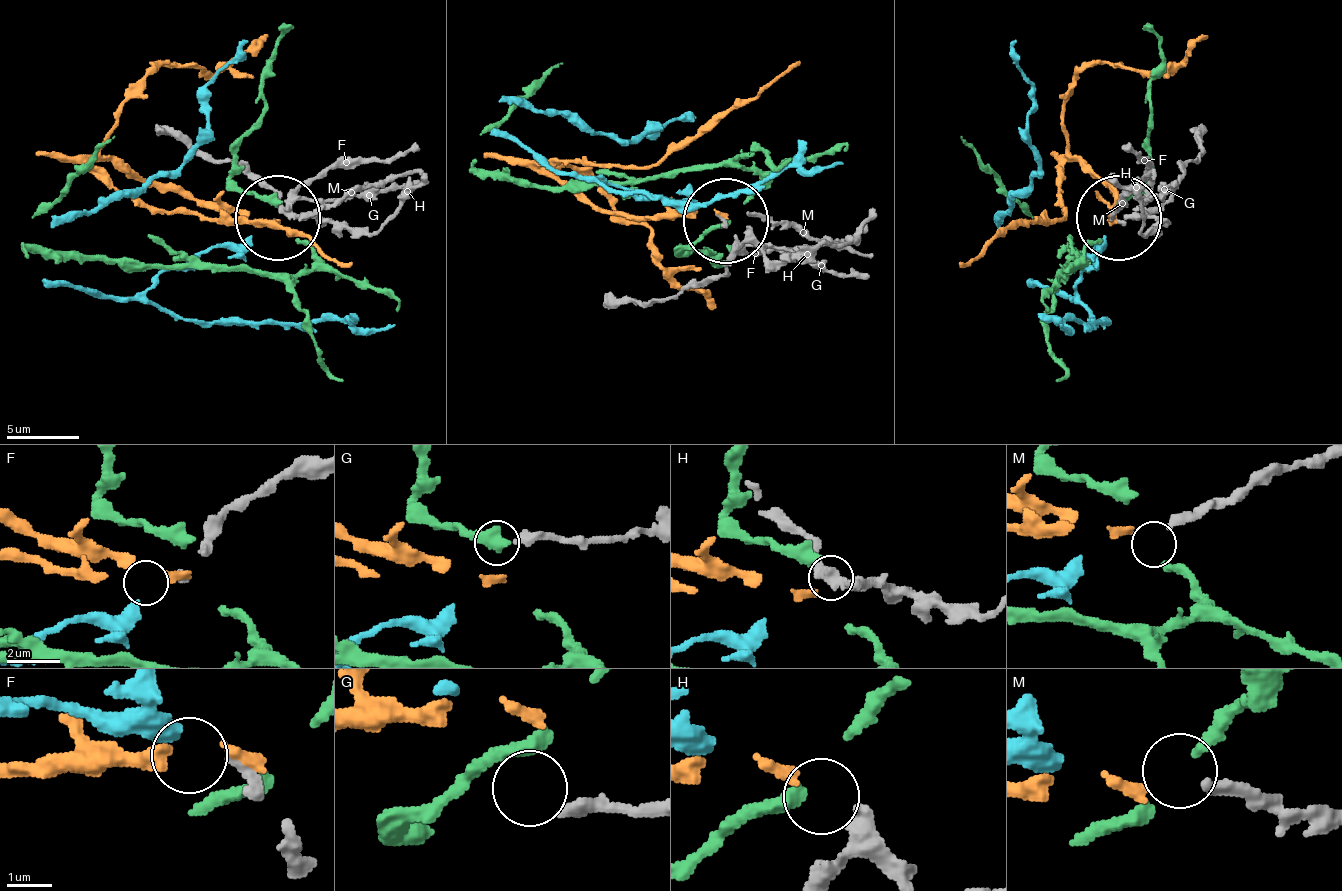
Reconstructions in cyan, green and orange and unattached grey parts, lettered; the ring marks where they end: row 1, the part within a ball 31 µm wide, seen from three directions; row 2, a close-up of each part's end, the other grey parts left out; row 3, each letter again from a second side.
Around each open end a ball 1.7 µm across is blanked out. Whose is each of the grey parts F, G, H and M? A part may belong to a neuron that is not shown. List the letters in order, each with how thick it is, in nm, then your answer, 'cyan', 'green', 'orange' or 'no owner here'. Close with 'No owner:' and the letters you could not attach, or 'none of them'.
F: 240 nm | cyan
G: 320 nm | no owner here
H: 320 nm | orange
M: 280 nm | no owner here
No owner: G, M

